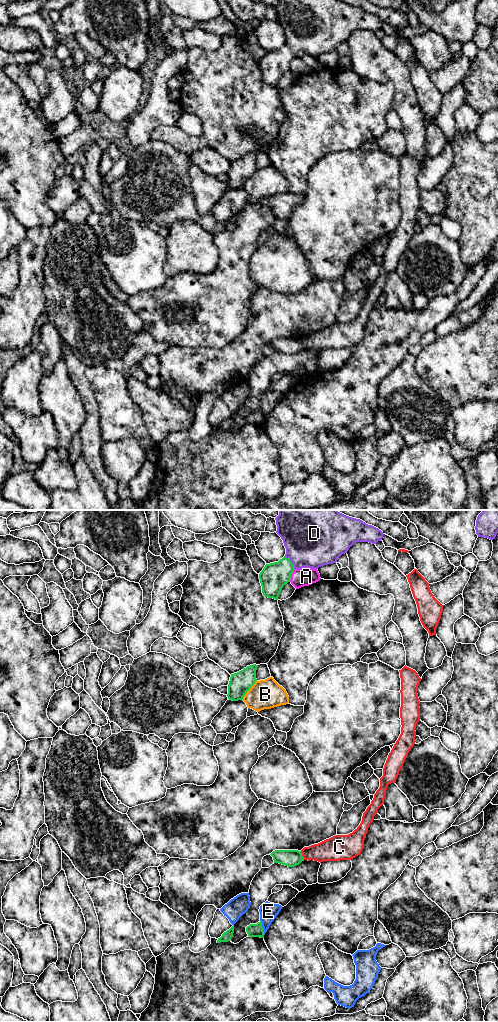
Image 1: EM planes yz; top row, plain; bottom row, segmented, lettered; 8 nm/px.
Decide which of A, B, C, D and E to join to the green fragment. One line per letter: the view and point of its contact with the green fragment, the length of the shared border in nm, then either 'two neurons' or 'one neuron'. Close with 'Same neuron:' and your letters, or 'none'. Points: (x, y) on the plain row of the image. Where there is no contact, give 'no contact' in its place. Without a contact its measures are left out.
A: meets green in yz at (290, 63); contact 120 nm long; two neurons
B: meets green in yz at (249, 177); contact 200 nm long; two neurons
C: meets green in yz at (301, 343); contact 80 nm long; two neurons
D: meets green in yz at (291, 50); contact 140 nm long; one neuron
E: meets green in yz at (262, 417); contact 150 nm long; two neurons
Same neuron: D

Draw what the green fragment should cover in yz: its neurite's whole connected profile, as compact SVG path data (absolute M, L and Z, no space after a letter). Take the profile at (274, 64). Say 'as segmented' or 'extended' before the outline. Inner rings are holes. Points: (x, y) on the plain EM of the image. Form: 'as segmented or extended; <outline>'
extended; M279 0L275 8L276 21L283 28L286 42L278 50L266 52L259 62L263 83L275 88L278 88L283 74L290 70L291 62L295 57L304 55L318 57L336 51L354 31L376 32L384 23L378 16L340 0Z

